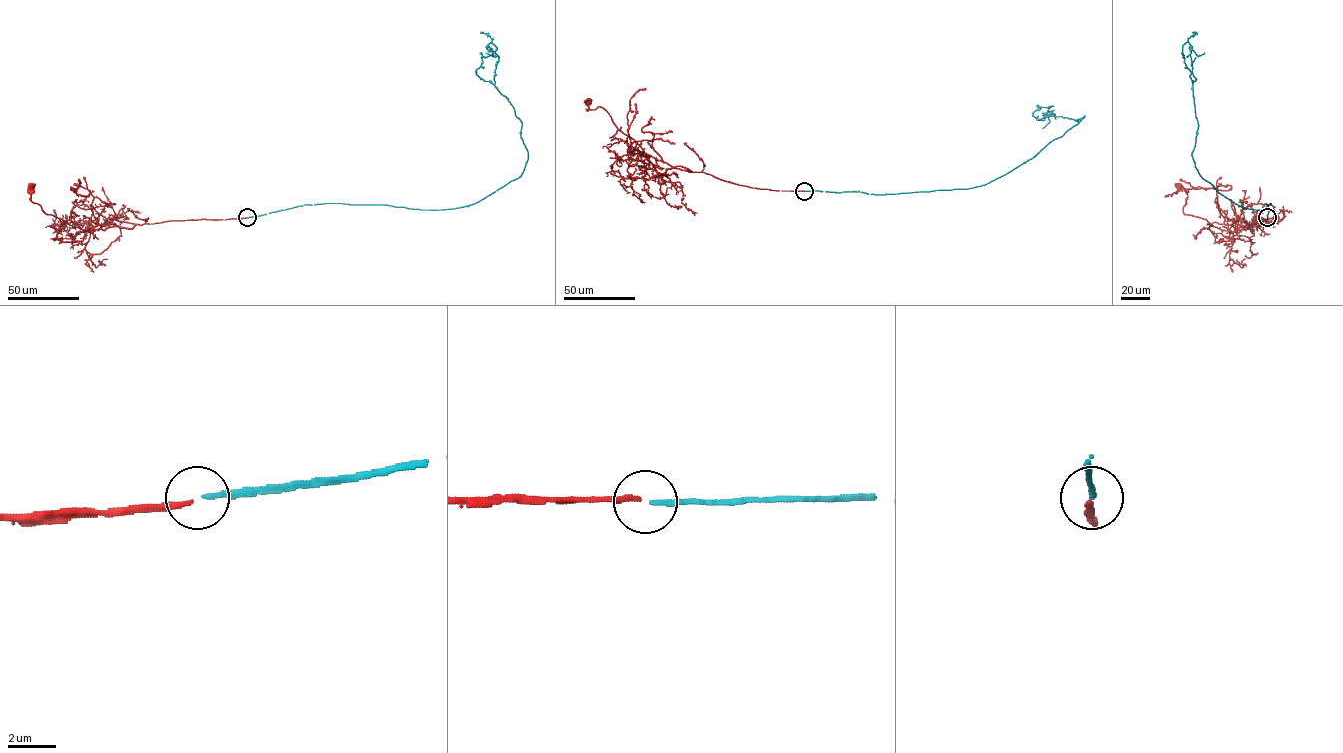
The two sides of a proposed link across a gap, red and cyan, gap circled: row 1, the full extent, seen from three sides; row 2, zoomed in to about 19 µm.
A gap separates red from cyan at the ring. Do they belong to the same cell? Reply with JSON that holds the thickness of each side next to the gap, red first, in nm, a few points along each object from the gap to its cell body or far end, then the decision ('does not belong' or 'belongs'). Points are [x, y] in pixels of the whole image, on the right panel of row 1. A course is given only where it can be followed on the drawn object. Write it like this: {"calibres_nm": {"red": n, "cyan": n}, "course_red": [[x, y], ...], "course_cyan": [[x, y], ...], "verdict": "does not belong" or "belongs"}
{"calibres_nm": {"red": 200, "cyan": 200}, "course_red": [[1267, 217], [1243, 227], [1253, 230], [1221, 230], [1205, 219], [1185, 214], [1183, 207], [1187, 194], [1179, 185]], "course_cyan": [[1267, 217], [1270, 203], [1262, 210], [1239, 206], [1195, 166], [1195, 78], [1183, 45], [1204, 52]], "verdict": "belongs"}

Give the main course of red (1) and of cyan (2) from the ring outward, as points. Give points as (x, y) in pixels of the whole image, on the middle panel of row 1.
1: (804, 191), (750, 187), (681, 166), (660, 177), (636, 142), (601, 106), (587, 111), (588, 102)
2: (804, 191), (983, 185), (1084, 115), (1036, 119), (1038, 107), (1053, 106), (1042, 128)

